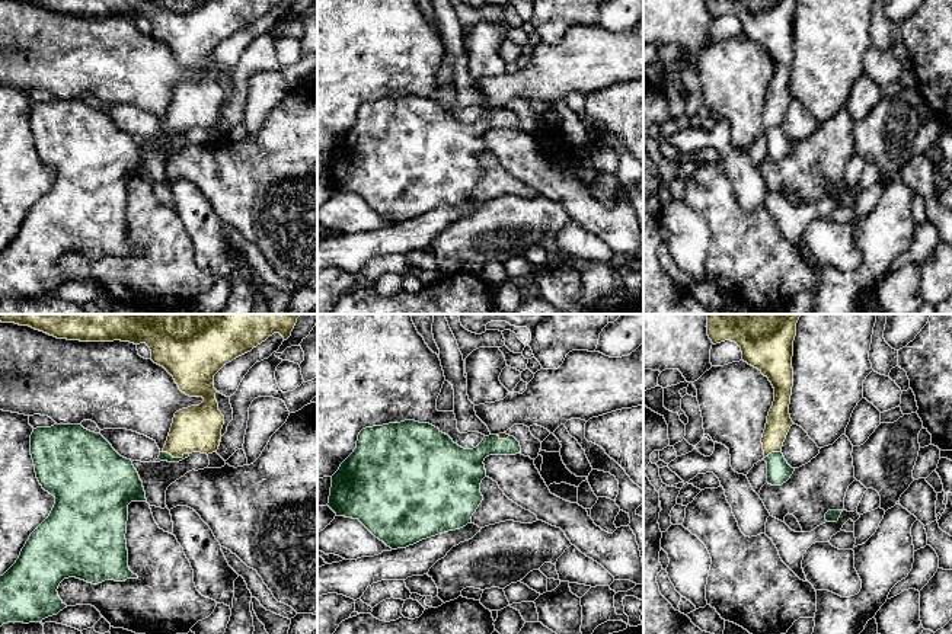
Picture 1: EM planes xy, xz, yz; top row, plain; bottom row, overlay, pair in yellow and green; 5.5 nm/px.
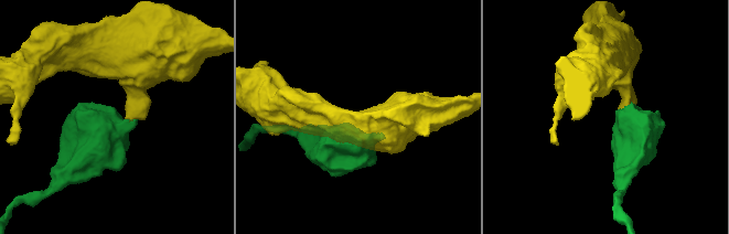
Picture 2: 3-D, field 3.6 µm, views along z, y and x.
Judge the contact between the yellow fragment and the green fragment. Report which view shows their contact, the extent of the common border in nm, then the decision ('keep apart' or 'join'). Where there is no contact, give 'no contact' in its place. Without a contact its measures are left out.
contact in xy; length 140 nm; join

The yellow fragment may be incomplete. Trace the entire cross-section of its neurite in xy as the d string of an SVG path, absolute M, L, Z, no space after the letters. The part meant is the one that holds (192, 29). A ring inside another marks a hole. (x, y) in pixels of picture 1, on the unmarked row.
M29 0L57 13L80 15L80 16L130 16L134 19L146 17L151 25L151 35L163 41L175 54L179 64L189 71L202 71L199 80L191 80L175 87L173 97L163 125L153 137L167 135L179 137L192 127L213 128L218 124L224 90L218 84L214 63L214 49L233 33L250 26L253 22L265 16L274 7L279 7L284 15L291 10L294 0Z

